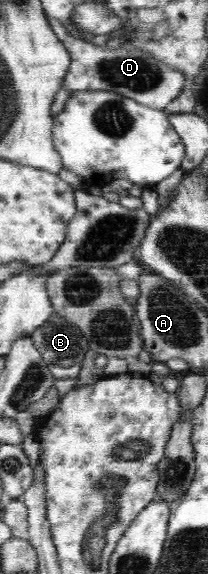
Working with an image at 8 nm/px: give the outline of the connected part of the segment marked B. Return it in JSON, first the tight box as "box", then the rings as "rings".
{"box":[30,313,90,367],"rings":[[[57,313],[37,327],[30,339],[47,364],[54,363],[60,367],[80,363],[90,344],[86,343],[79,327]]]}

